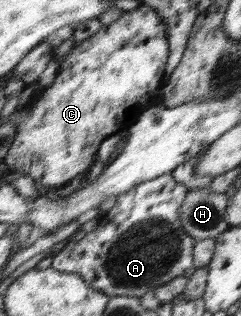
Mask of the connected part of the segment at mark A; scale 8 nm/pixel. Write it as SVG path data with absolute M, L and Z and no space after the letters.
M171 173L149 181L141 182L117 197L115 205L106 215L101 216L97 227L78 241L70 240L54 253L52 266L56 270L80 274L97 291L112 296L141 297L184 276L192 268L192 246L194 240L184 230L178 218L178 209L182 204L188 188L177 182Z

